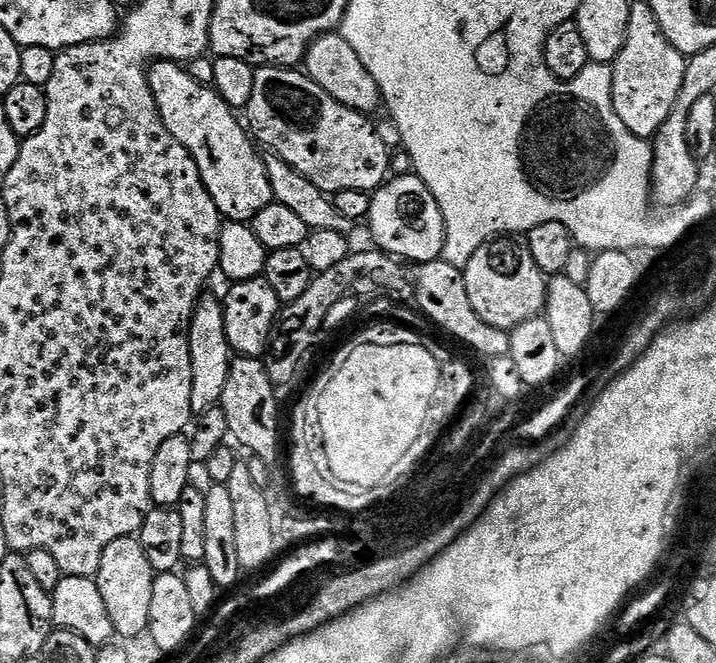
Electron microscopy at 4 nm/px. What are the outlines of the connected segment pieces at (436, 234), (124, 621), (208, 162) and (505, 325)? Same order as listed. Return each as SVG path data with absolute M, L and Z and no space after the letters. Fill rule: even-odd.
M393 175L371 193L366 225L372 231L372 236L376 239L375 247L379 251L404 262L412 260L413 265L425 264L441 259L442 256L444 233L440 211L436 199L429 194L428 187L421 182L419 176L407 175Z
M136 536L118 538L118 542L110 542L102 554L102 562L95 574L95 582L106 604L106 614L110 614L110 622L114 622L116 636L141 636L148 630L148 614L150 612L150 590L154 573L150 562L142 550Z
M157 60L147 69L146 88L150 93L151 103L152 100L156 103L154 112L159 123L164 125L164 129L172 135L175 143L181 144L192 155L198 174L225 221L251 222L258 210L273 203L272 187L257 145L250 139L245 125L236 121L237 113L228 107L221 96L216 95L215 88L190 78L190 74L179 63L170 60Z
M497 238L488 241L470 258L462 270L464 294L472 312L482 322L494 328L511 330L522 322L532 320L544 310L548 286L544 273L534 266L527 247L515 244L512 238Z

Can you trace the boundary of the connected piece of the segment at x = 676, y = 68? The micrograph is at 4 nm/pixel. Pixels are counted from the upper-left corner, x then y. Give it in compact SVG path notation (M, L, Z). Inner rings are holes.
M633 3L628 9L624 45L610 65L612 109L623 131L641 138L655 137L682 90L685 63L684 55L660 33L651 3Z

